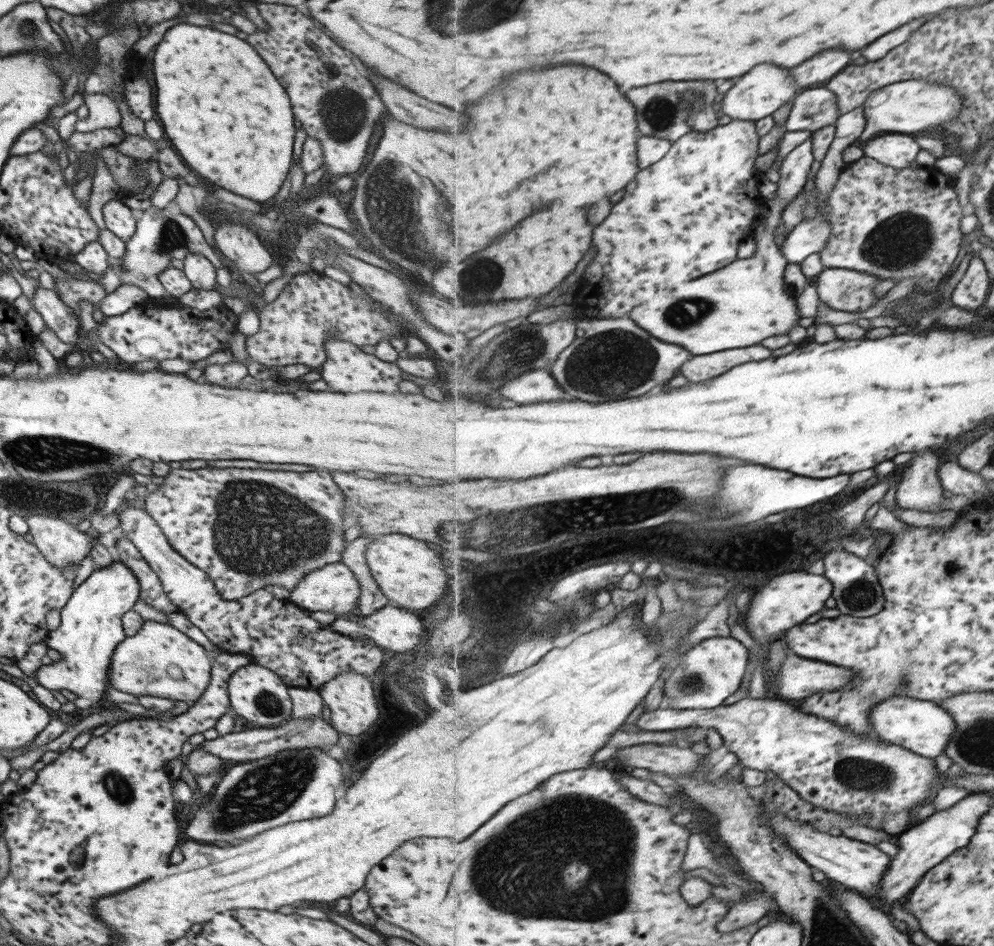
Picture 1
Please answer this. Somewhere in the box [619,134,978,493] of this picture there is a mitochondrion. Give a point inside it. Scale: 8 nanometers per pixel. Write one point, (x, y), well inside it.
(902, 240)

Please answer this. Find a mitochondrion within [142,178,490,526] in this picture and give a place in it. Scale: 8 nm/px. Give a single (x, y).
(172, 236)

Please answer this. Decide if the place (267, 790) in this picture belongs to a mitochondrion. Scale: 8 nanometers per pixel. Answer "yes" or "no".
yes

